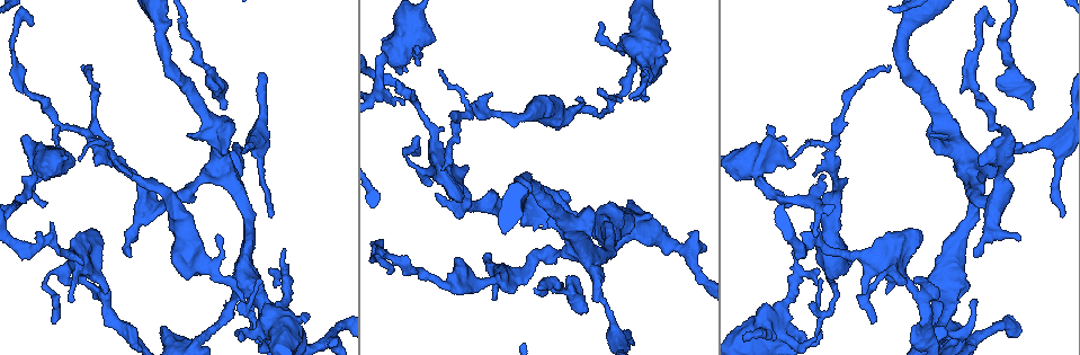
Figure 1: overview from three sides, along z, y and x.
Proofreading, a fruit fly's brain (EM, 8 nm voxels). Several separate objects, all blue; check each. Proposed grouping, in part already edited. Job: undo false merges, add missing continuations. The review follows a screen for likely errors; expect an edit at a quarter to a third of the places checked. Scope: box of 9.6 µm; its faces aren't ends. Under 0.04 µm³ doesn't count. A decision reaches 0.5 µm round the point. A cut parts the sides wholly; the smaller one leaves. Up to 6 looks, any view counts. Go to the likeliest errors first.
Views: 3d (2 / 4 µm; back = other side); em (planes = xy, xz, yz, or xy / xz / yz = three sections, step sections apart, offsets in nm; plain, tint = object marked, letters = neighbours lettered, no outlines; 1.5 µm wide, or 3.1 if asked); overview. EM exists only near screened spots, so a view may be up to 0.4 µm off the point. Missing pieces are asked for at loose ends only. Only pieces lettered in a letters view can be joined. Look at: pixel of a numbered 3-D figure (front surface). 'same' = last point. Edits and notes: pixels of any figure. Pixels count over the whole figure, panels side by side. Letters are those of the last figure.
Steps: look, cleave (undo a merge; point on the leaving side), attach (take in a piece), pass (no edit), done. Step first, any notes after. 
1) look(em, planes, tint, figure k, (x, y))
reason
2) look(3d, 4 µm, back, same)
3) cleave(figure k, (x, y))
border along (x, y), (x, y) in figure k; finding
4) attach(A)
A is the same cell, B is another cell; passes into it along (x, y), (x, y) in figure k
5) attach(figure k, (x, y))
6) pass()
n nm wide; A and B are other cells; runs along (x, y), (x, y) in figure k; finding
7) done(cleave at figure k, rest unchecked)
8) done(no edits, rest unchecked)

look(em, xz, step 4, tint, figure 1, (60, 127))
thin end

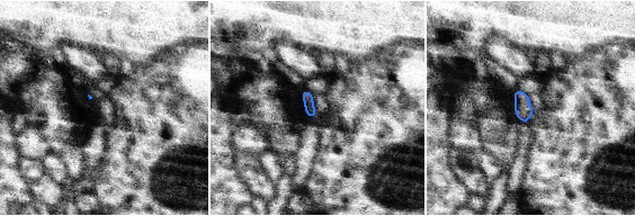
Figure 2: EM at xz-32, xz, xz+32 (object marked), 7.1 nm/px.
look(em, xy, step 4, letters, same)
cut it another way

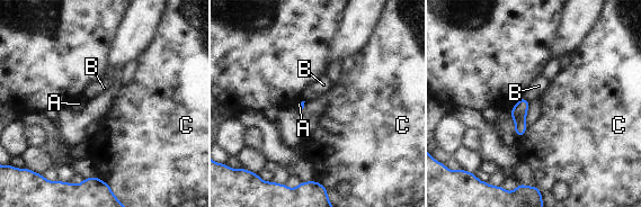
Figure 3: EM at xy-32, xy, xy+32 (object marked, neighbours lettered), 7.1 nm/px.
pass()
110 nm wide; A, B and C are other cells; no lettered piece goes on from it

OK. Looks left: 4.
look(em, planes, plain, figure 1, (993, 18))
an open end

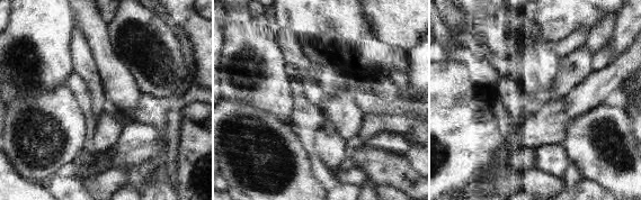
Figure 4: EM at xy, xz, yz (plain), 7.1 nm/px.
look(em, planes, letters, same)

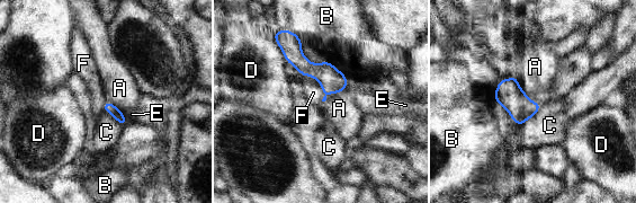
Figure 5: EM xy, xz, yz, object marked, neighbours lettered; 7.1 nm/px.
pass()
A touches over 300 nm; A, B, C, D, E and F are other cells; border along (303, 74), (319, 81), (322, 100) in figure 5; none of them fits

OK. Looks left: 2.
look(em, yz, step 8, letters, figure 1, (456, 257))
an open end

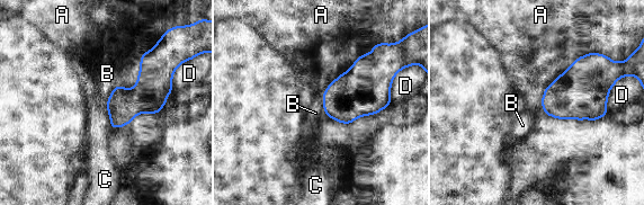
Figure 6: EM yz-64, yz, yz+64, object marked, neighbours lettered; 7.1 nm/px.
look(em, planes, letters, same)
another direction

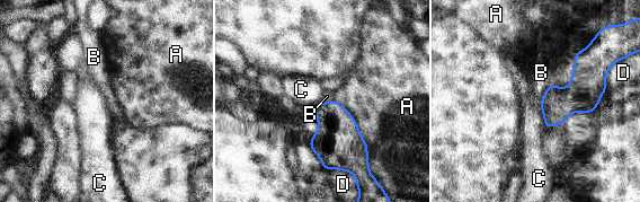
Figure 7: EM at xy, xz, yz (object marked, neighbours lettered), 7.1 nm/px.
pass()
A touches over 500 nm; A, B, C and D are other cells; border along (552, 82), (540, 102) in figure 7; none of them fits

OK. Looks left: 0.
done(no edits, rest unchecked)

